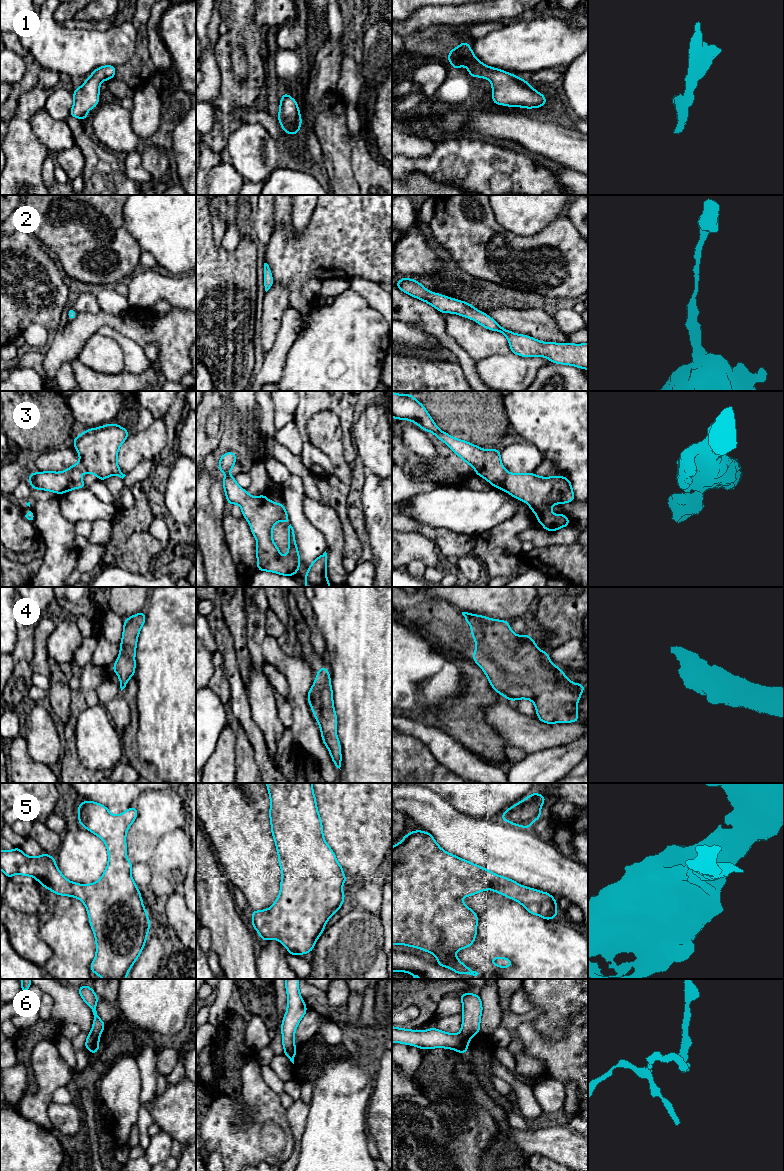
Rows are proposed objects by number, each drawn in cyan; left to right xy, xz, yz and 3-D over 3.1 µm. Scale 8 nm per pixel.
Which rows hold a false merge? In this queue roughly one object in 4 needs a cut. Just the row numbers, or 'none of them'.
6

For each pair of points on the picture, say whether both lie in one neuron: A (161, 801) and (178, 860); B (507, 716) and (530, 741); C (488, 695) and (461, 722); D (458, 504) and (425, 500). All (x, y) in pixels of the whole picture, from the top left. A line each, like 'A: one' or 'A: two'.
A: two
B: one
C: one
D: one

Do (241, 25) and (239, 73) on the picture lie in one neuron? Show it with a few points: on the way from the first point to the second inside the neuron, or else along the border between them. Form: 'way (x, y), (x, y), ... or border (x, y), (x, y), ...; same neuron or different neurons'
border (244, 33), (239, 34), (239, 43), (230, 55); different neurons

